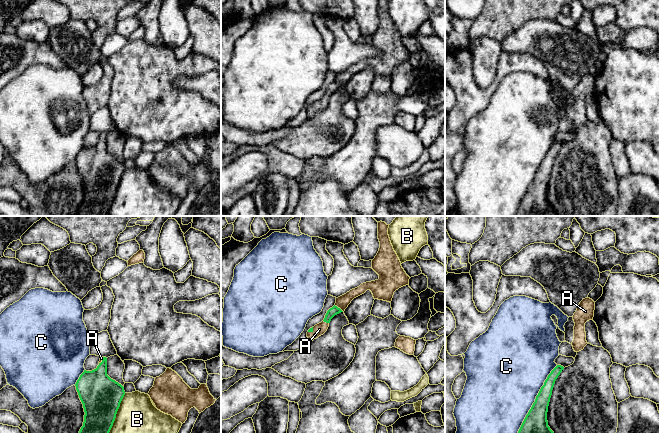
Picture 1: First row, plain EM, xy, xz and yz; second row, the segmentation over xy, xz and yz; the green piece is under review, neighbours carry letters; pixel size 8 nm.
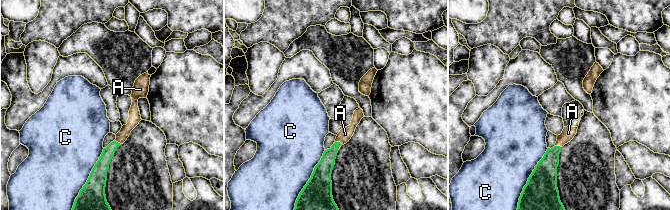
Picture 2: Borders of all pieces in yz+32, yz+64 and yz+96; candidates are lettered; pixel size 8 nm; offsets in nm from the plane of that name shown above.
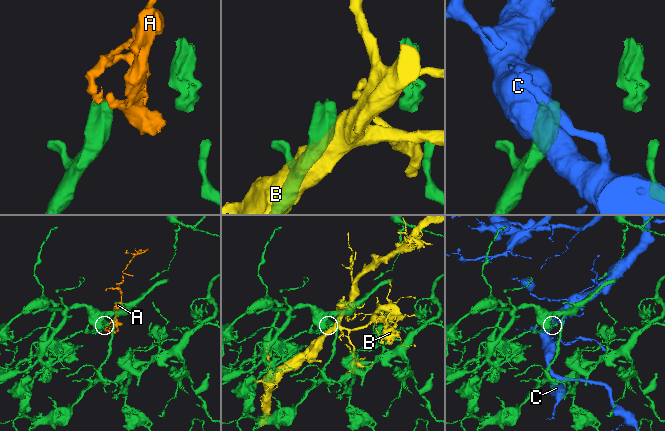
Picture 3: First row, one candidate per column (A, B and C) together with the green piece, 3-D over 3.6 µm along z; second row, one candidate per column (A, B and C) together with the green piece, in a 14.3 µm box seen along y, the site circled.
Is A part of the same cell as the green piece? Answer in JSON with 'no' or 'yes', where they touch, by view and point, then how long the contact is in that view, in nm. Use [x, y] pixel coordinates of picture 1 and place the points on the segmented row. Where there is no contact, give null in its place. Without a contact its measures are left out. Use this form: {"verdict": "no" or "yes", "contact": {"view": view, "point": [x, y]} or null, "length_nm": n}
{"verdict": "yes", "contact": {"view": "xz", "point": [339, 308]}, "length_nm": 90}

